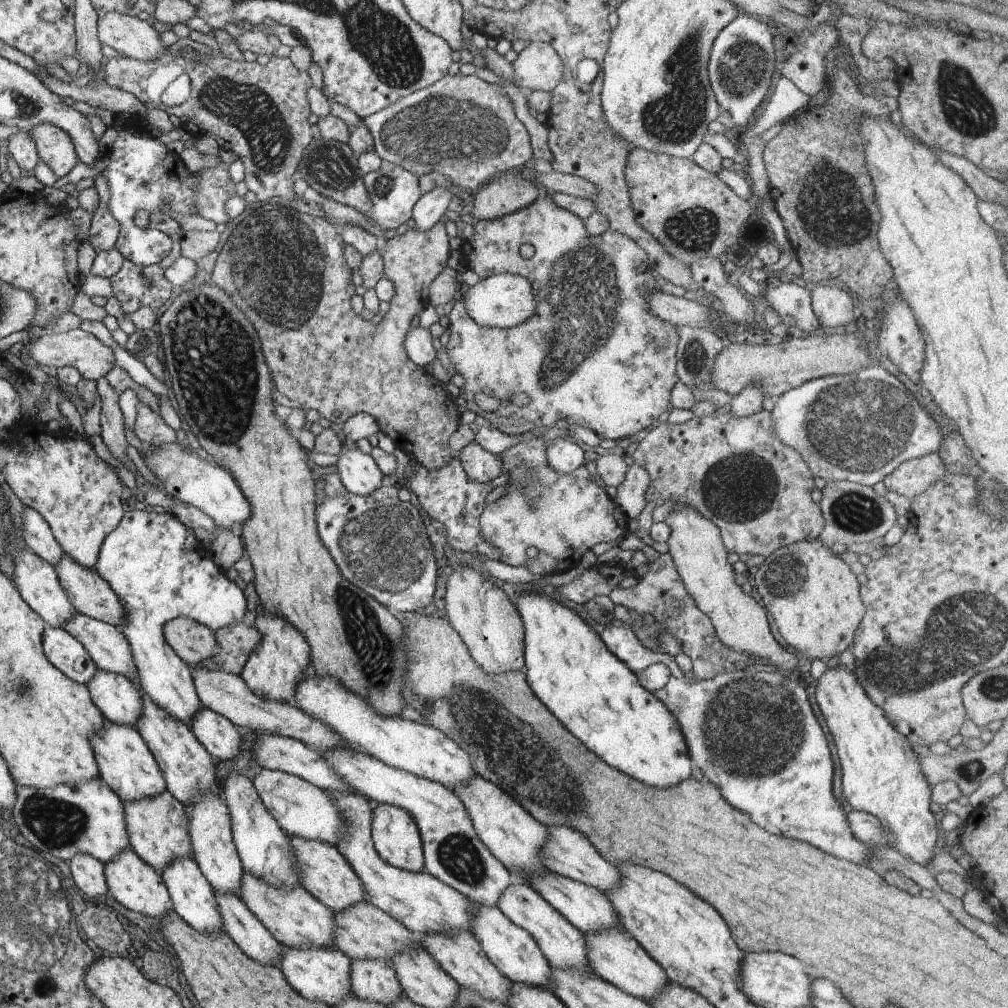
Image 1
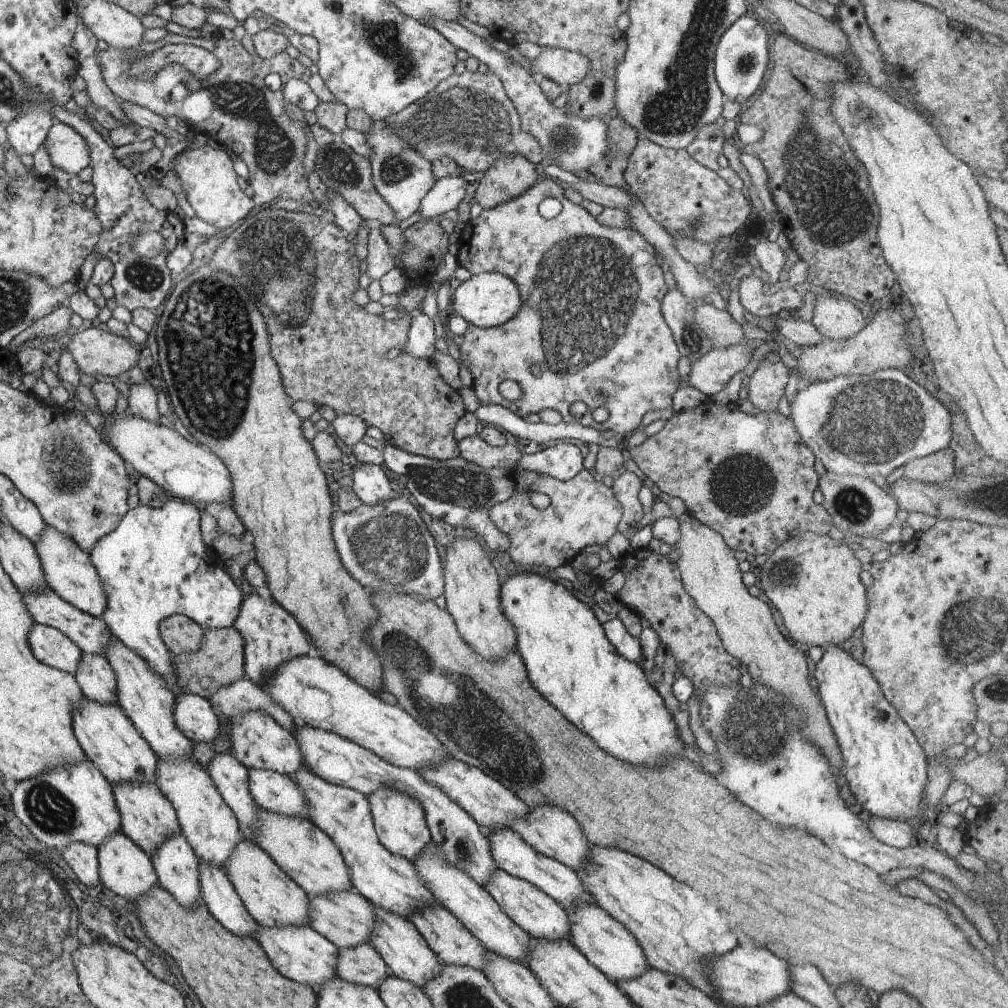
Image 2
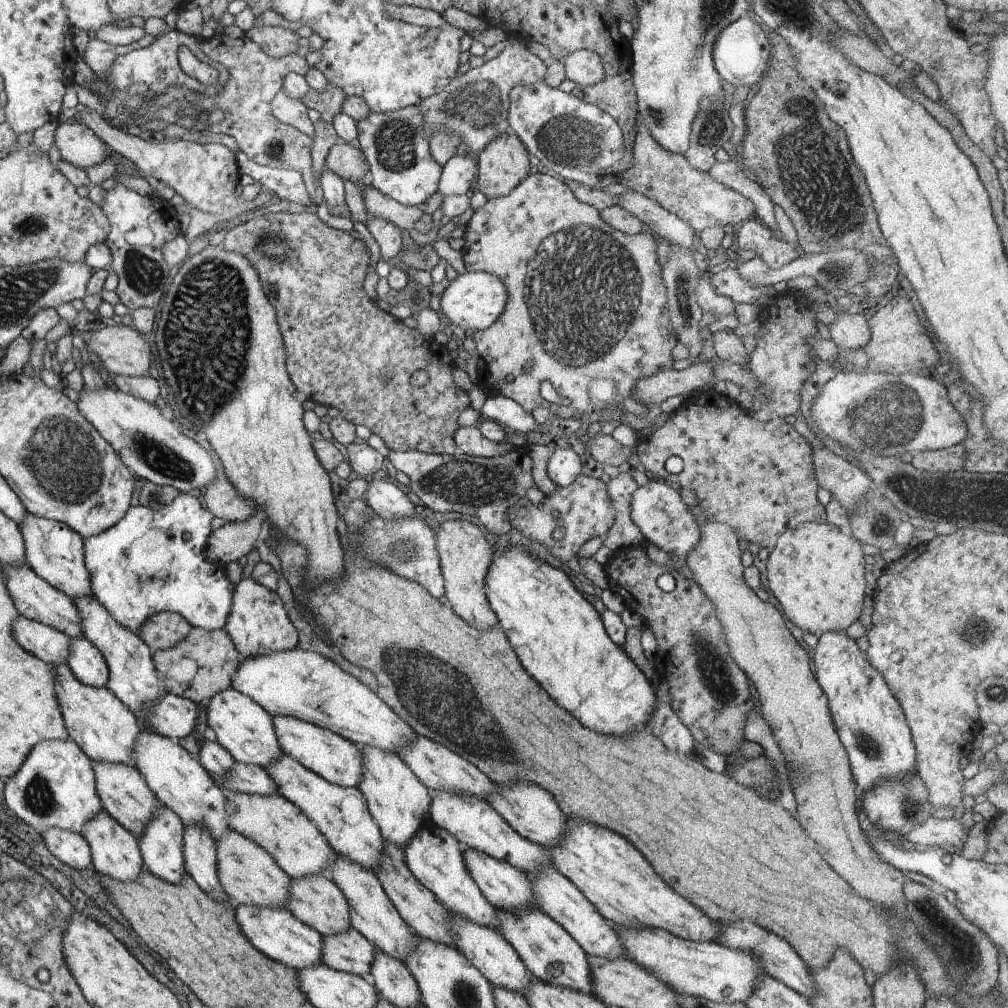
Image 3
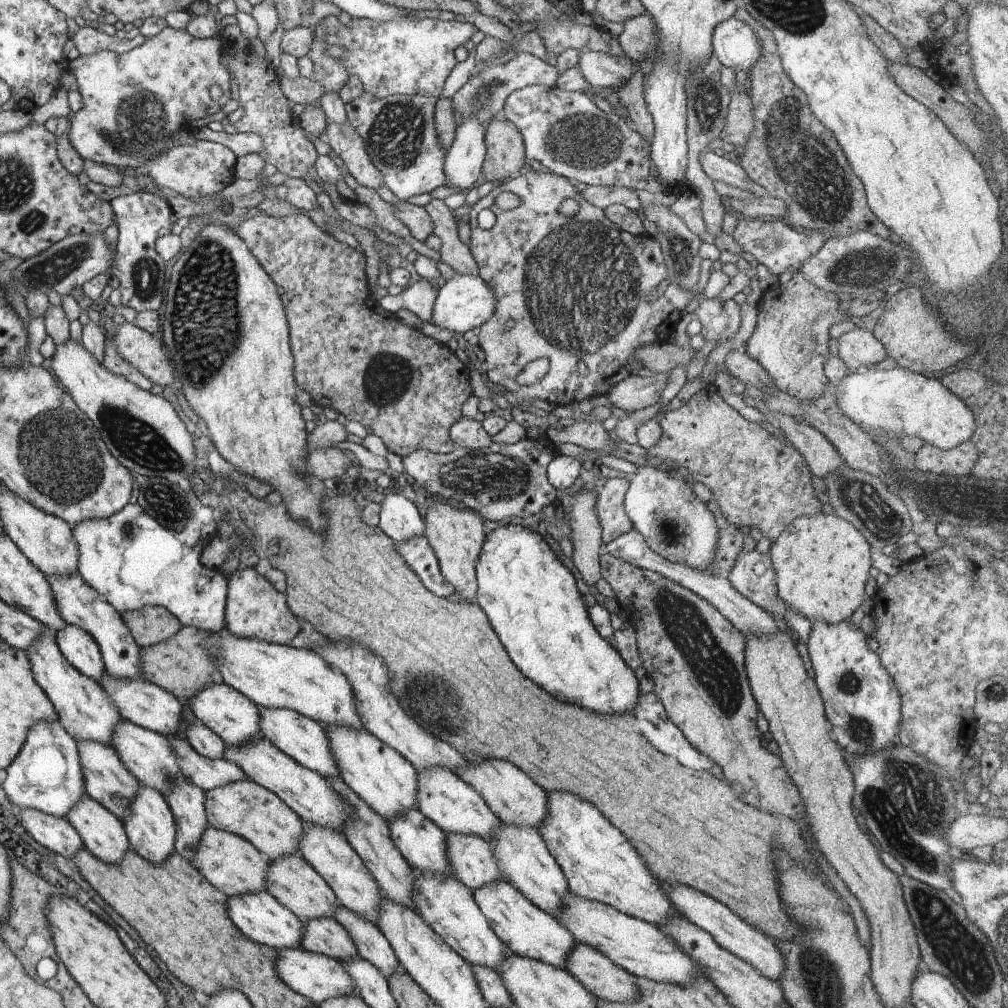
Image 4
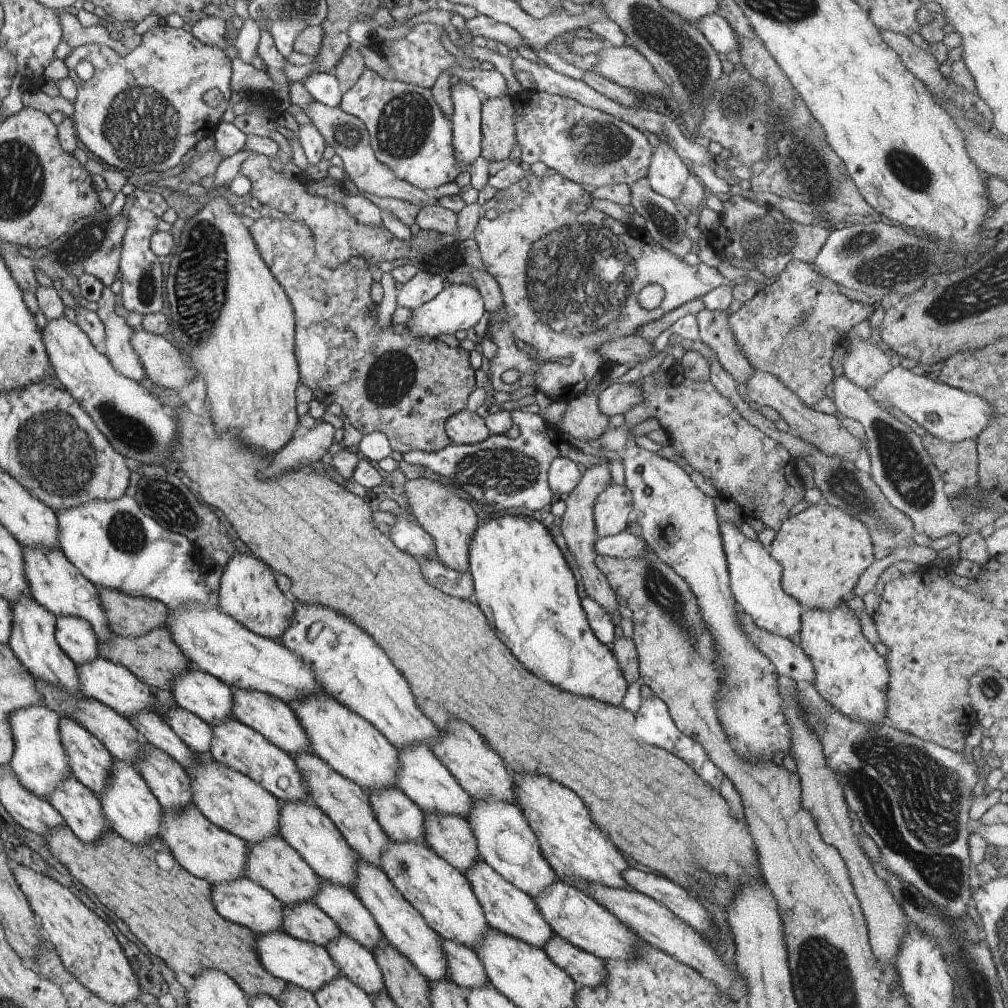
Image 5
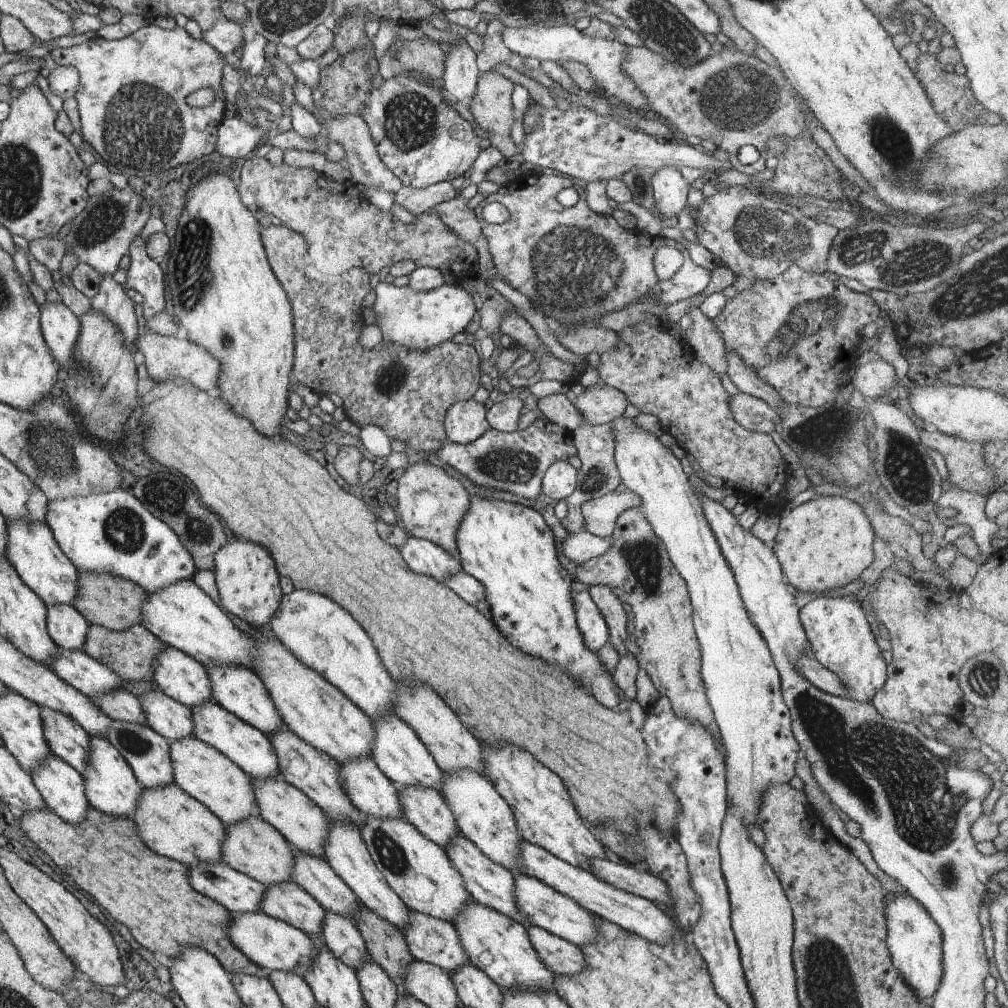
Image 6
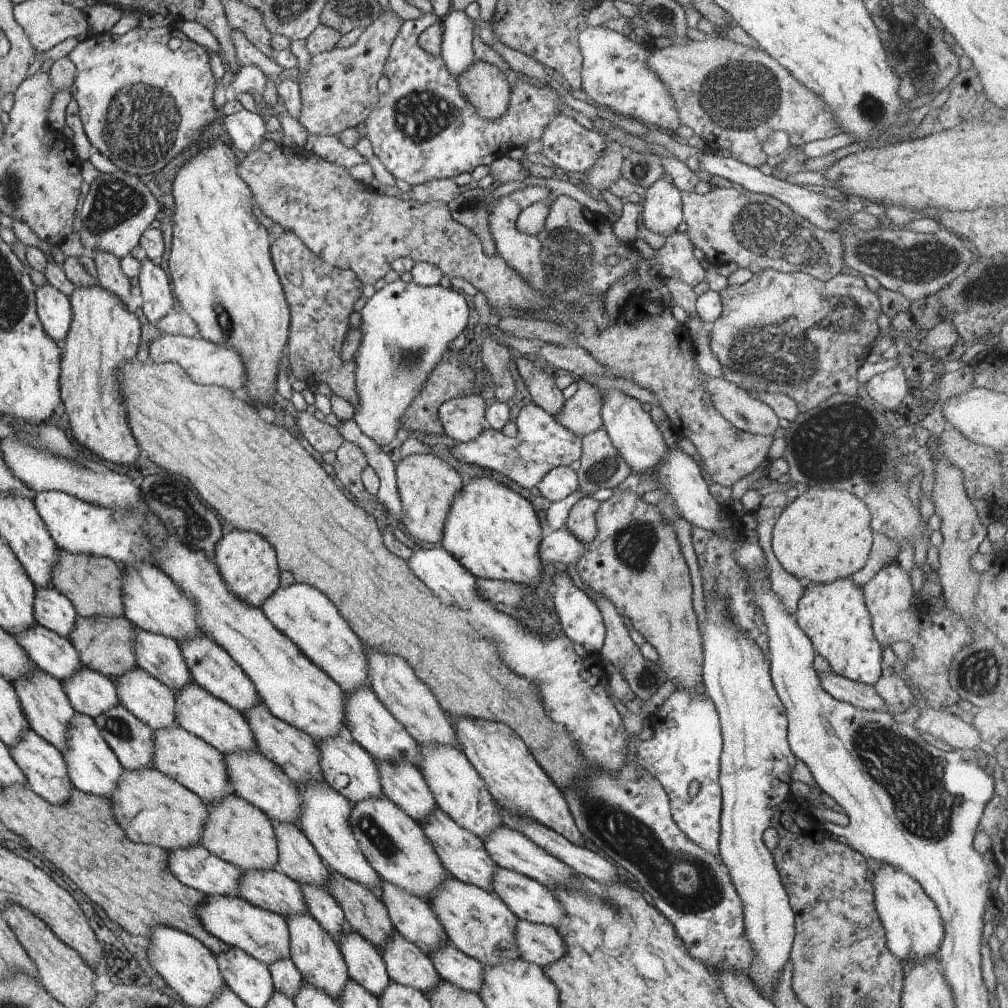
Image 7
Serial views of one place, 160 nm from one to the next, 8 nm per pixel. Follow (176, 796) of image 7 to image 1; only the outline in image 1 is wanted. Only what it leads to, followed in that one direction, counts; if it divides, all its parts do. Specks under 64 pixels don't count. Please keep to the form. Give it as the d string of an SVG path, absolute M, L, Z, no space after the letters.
M243 871L238 894L246 906L263 922L275 939L288 947L330 947L333 944L334 911L324 906L304 887L296 885L286 889L276 888L260 877Z

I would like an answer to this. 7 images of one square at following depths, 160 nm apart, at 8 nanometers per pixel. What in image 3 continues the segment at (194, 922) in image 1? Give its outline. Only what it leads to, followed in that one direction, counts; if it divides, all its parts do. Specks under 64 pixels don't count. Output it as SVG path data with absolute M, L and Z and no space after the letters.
M162 804L162 808L156 812L156 816L148 822L142 836L138 838L145 868L148 868L154 876L158 876L170 884L180 884L184 880L184 874L186 874L186 862L184 862L185 827L180 816Z

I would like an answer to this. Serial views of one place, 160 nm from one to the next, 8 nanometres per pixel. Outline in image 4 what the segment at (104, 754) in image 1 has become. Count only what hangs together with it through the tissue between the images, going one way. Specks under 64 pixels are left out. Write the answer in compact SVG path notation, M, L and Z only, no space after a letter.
M43 626L39 638L26 651L27 658L31 662L31 672L37 684L46 692L52 705L55 706L55 714L63 724L63 728L75 738L76 742L82 740L99 741L101 744L111 744L112 734L116 724L122 720L121 715L111 704L109 695L100 687L98 682L80 673L62 653L56 640L54 628Z

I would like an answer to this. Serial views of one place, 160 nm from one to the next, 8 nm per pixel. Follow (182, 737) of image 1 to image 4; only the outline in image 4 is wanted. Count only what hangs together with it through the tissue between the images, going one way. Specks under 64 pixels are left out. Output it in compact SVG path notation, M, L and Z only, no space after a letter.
M78 573L70 575L51 575L47 577L48 585L51 586L55 596L55 606L60 616L68 625L82 628L95 638L99 649L102 650L103 662L106 672L111 676L123 678L135 678L141 676L142 647L131 636L122 620L122 614L110 605L100 594Z

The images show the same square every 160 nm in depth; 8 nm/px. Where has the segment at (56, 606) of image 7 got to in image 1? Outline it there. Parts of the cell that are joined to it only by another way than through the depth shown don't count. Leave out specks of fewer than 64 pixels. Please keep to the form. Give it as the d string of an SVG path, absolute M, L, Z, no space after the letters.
M98 670L95 672L94 678L90 679L86 685L91 691L91 699L95 701L106 721L119 725L137 726L137 720L143 714L143 697L128 677Z

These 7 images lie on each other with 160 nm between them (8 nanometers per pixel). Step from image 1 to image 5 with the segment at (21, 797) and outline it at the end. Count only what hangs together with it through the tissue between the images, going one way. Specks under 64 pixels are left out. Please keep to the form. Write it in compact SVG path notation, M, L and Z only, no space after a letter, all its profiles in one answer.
M30 706L12 712L10 725L15 737L15 754L12 756L10 770L16 774L20 784L36 794L38 798L48 801L48 794L62 784L68 776L72 776L72 768L68 762L67 750L64 749L63 738L60 737L61 716L45 706Z

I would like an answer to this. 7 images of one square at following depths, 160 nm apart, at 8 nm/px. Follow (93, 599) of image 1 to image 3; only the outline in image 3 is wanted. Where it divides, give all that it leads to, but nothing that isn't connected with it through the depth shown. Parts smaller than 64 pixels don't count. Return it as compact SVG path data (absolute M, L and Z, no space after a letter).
M26 514L18 525L23 533L27 564L48 584L67 594L74 601L82 596L93 596L91 573L86 566L86 541L76 530L58 521Z

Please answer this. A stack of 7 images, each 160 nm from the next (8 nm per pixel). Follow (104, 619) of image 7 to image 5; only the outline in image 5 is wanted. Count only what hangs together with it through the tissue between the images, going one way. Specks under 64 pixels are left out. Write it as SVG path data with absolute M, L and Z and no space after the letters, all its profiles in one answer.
M168 628L152 630L152 632L138 638L122 637L112 633L112 636L108 638L108 642L99 642L99 646L100 657L122 665L123 668L130 670L134 676L150 688L156 687L169 691L172 688L172 680L180 672L193 667L190 660L184 656L183 650L172 638L172 634L168 632Z

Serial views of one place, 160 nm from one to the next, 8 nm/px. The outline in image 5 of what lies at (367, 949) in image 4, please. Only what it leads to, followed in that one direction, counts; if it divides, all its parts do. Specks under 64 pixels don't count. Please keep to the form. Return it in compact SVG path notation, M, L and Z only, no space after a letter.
M320 879L320 890L314 903L338 924L343 934L373 951L383 937L376 920L353 892Z

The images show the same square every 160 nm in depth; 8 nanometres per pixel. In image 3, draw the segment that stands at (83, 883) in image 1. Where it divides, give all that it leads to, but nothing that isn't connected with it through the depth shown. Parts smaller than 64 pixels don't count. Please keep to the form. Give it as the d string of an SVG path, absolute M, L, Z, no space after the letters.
M50 828L42 837L46 848L64 864L79 871L94 867L91 846L83 835L62 828Z

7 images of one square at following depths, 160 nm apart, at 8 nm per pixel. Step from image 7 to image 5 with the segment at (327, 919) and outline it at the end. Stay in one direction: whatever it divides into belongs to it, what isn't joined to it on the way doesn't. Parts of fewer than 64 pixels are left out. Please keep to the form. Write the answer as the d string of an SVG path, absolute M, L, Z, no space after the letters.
M343 933L334 938L334 942L330 942L326 948L341 975L362 988L372 999L376 998L380 990L385 989L380 968L371 950Z

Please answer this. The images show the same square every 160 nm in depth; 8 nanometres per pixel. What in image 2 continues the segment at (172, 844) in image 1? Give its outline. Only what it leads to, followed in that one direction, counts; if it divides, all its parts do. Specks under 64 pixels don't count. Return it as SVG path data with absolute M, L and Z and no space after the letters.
M125 782L114 785L115 803L122 817L121 831L140 845L148 856L155 854L160 843L180 831L179 820L170 801L154 783Z

